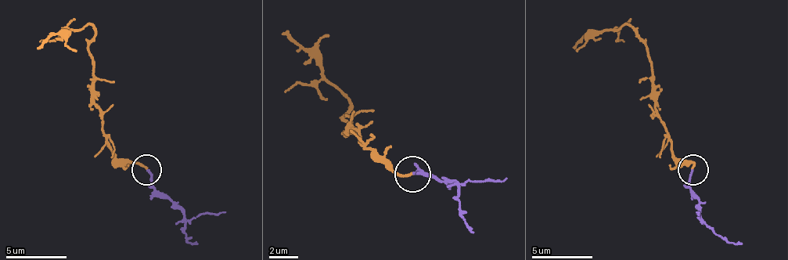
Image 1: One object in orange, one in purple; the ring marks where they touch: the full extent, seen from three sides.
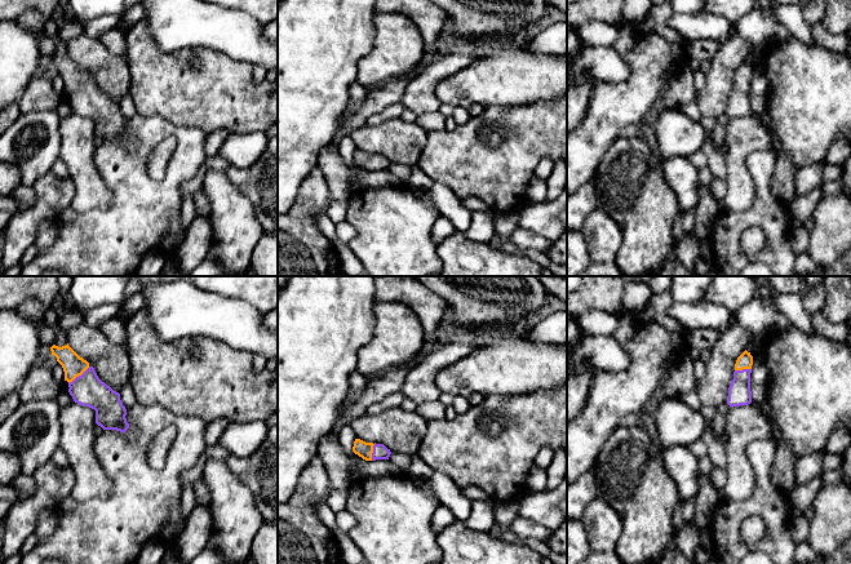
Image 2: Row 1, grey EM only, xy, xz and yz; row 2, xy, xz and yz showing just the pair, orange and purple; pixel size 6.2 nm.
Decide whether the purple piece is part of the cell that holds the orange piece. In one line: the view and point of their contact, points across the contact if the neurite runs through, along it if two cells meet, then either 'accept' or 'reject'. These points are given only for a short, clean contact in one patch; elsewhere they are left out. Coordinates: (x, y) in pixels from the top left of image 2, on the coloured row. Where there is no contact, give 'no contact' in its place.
xy (79, 374) | across xy (74, 365), (79, 374), (88, 390) | accept

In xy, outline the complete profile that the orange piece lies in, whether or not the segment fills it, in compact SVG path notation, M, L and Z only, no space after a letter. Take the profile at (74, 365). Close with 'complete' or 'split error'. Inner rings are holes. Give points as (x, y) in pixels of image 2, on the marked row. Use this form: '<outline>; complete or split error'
M70 346L50 347L52 355L62 365L65 381L74 401L96 410L96 423L103 430L125 432L129 428L127 409L120 400L120 394L102 382L94 368L80 358Z; split error

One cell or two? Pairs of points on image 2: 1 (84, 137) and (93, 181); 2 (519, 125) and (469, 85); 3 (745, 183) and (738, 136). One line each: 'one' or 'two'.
1: one
2: two
3: one

